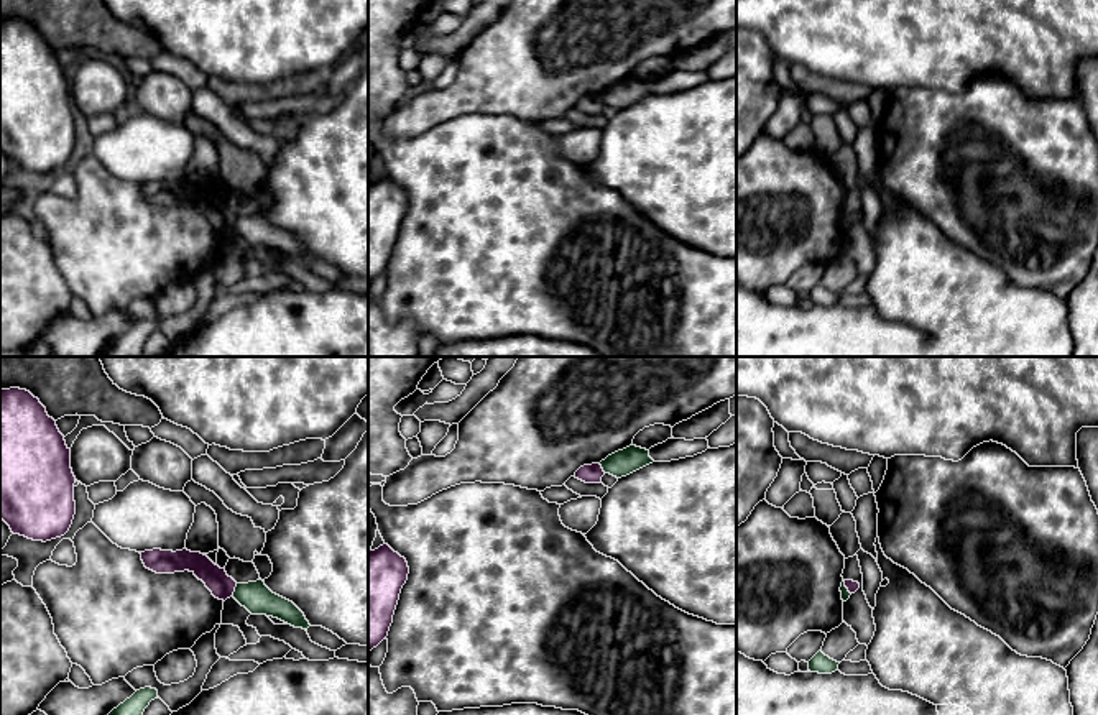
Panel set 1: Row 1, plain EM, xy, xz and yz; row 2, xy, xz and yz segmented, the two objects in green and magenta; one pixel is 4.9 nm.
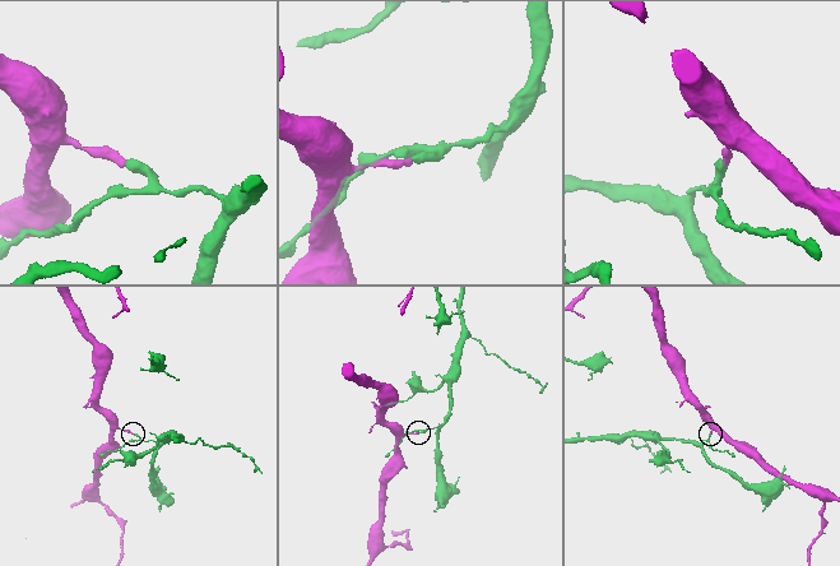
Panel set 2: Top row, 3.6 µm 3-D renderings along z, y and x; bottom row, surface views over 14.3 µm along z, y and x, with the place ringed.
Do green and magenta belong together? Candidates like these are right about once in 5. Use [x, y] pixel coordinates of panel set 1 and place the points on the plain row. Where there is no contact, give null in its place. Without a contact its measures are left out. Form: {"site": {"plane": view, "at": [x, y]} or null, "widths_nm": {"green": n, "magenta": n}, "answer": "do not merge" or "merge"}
{"site": {"plane": "xy", "at": [235, 222]}, "widths_nm": {"green": 150, "magenta": 120}, "answer": "do not merge"}

